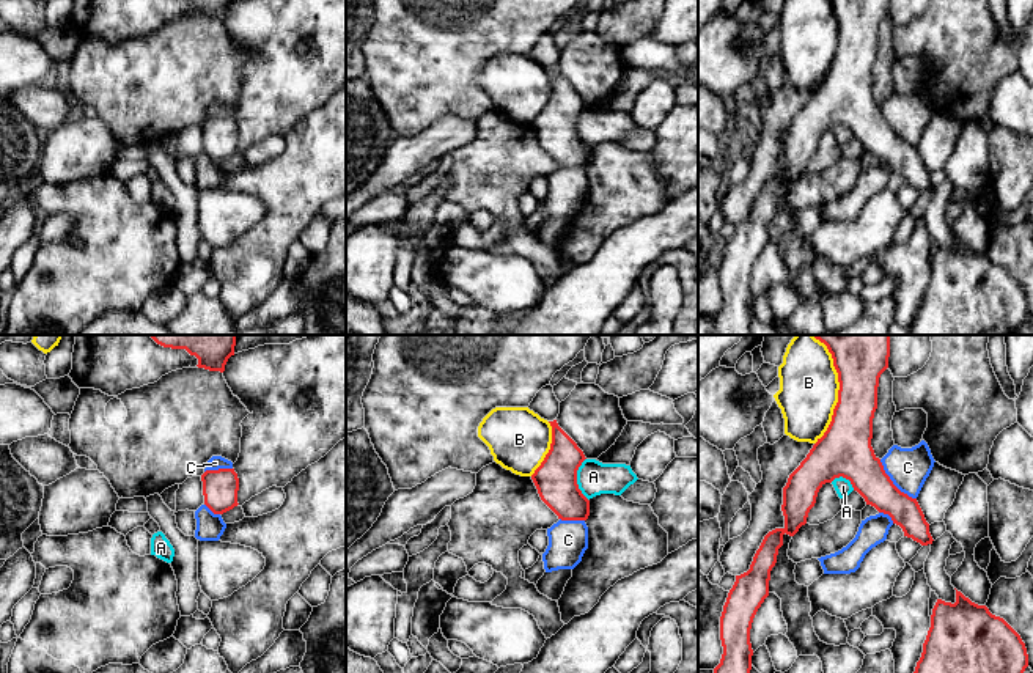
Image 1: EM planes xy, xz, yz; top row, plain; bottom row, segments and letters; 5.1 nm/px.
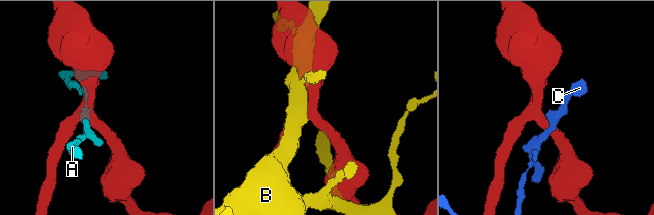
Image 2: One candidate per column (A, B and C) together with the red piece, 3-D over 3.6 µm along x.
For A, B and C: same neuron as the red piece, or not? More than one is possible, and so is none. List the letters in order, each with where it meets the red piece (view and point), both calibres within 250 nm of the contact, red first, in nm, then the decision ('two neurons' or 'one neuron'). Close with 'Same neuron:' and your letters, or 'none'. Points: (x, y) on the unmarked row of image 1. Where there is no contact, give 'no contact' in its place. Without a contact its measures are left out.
A: contact xz (576, 128); calibres 220 and 170 nm; two neurons
B: contact yz (838, 46); calibres 260 and 300 nm; two neurons
C: contact yz (892, 131); calibres 220 and 200 nm; two neurons
Same neuron: none

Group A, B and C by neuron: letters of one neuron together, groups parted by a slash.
A / B / C

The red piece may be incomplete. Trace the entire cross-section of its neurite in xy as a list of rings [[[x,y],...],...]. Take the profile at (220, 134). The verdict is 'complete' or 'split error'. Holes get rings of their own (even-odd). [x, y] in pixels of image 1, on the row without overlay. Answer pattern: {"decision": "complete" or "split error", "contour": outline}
{"decision": "complete", "contour": [[[234,116],[206,118],[201,129],[204,153],[214,162],[223,162],[239,153],[239,126]]]}

